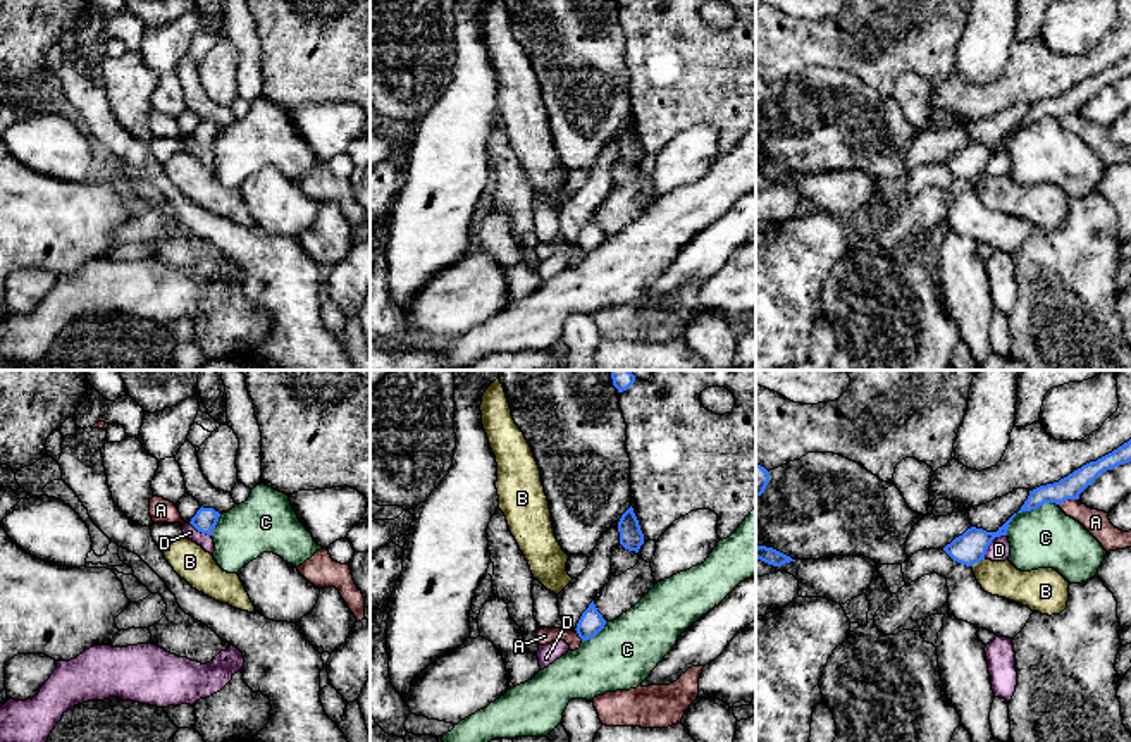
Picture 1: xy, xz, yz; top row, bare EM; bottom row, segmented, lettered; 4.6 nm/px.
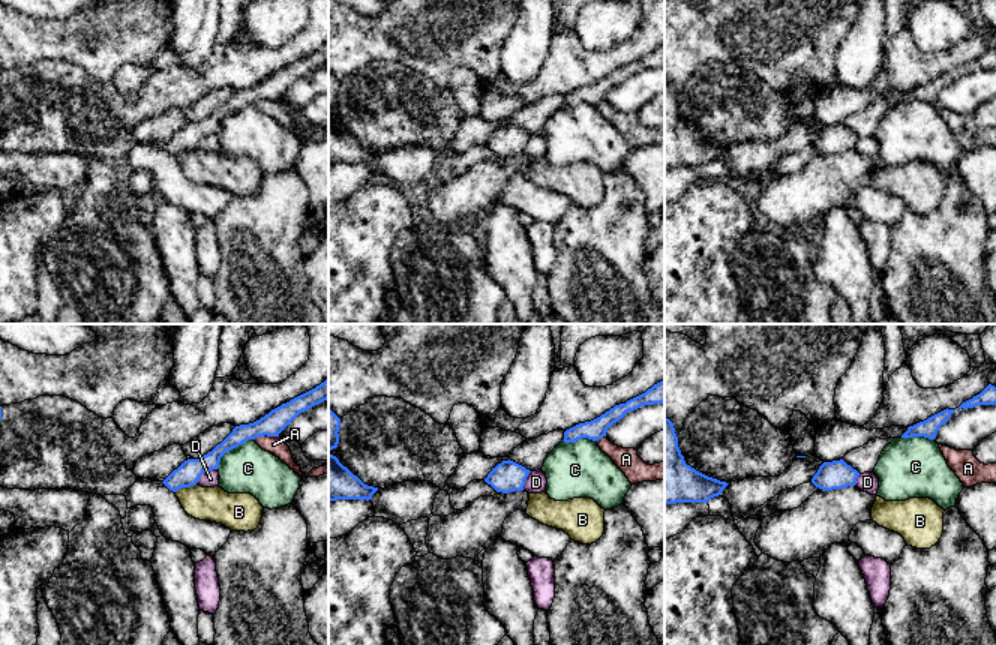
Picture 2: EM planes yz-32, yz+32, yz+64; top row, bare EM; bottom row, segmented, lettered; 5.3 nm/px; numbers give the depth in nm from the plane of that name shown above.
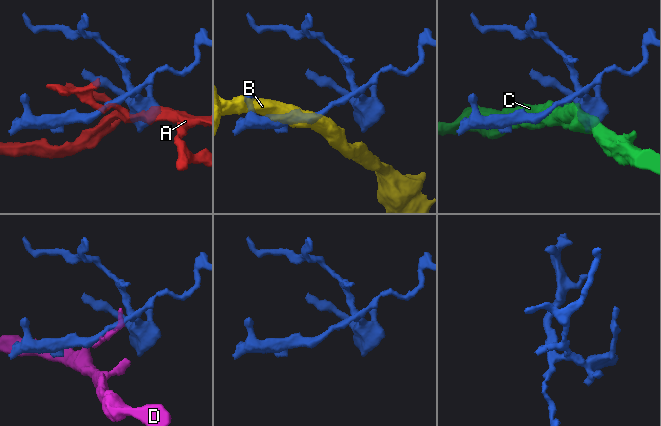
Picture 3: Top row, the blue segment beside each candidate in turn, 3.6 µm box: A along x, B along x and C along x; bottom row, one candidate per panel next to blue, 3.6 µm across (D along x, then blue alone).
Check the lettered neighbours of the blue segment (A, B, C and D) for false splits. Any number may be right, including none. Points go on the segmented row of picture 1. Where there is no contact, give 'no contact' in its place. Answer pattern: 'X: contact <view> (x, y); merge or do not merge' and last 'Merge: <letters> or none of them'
A: contact yz (1068, 498); do not merge
B: contact yz (976, 562); do not merge
C: contact yz (1026, 510); do not merge
D: contact yz (990, 541); do not merge
Merge: none of them

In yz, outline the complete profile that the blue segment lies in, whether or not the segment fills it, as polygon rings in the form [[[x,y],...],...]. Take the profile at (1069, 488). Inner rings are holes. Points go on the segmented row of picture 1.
[[[1131,439],[1119,446],[1117,449],[1114,449],[1112,453],[1098,458],[1097,461],[1083,465],[1067,477],[1060,479],[1059,482],[1040,485],[1029,491],[1028,499],[1024,501],[1017,513],[1036,510],[1045,503],[1060,504],[1067,499],[1079,499],[1079,494],[1088,485],[1091,485],[1100,473],[1129,461],[1131,461]]]

